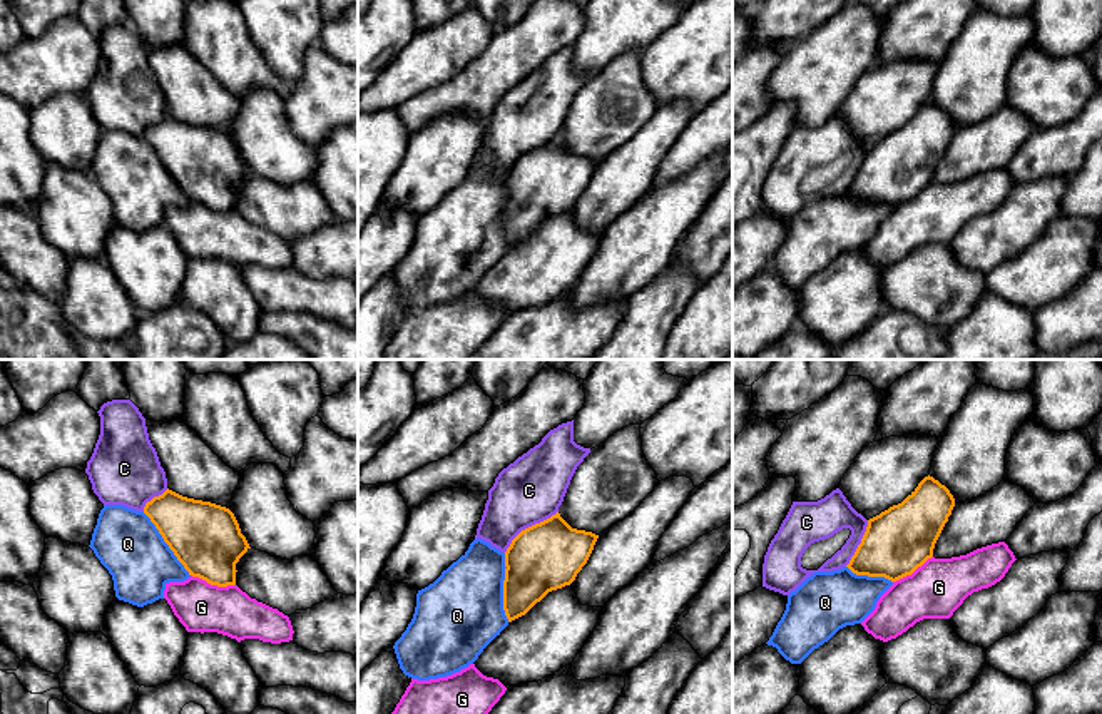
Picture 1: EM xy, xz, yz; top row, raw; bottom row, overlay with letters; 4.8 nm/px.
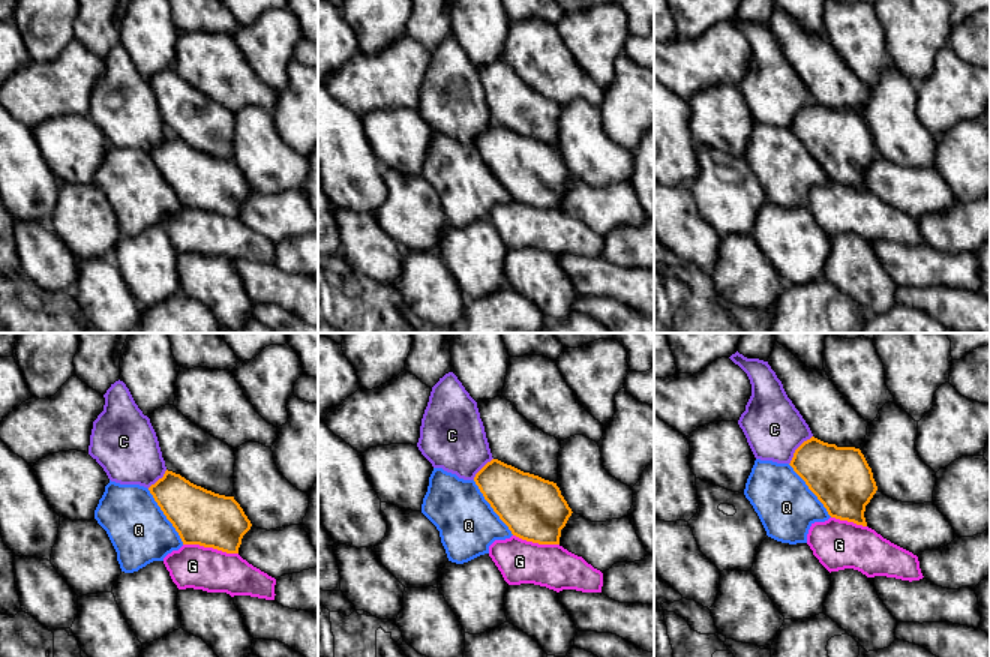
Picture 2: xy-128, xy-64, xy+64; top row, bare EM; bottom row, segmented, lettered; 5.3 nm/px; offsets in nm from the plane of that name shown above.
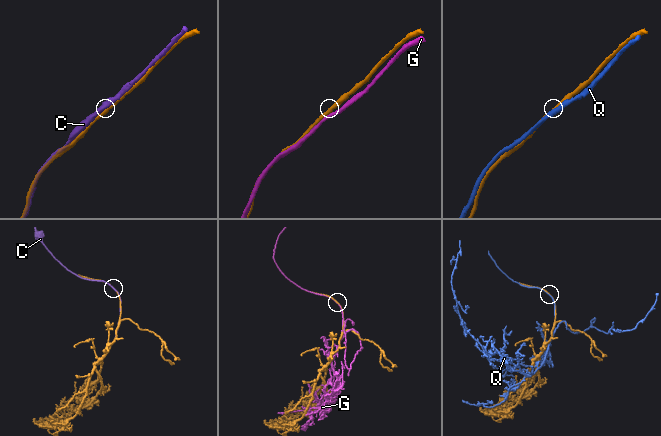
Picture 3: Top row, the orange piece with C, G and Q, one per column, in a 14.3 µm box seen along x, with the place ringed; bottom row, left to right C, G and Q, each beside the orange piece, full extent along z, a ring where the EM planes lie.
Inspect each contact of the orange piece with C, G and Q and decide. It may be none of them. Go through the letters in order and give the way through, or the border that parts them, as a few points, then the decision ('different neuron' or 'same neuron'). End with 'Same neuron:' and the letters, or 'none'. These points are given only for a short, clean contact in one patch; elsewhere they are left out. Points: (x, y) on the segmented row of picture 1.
C: different neuron
G: different neuron
Q: different neuron
Same neuron: none

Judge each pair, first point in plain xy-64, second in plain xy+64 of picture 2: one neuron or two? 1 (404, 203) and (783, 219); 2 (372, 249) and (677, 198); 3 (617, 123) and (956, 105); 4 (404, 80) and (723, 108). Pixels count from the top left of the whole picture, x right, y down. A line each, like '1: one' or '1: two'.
1: two
2: one
3: one
4: two

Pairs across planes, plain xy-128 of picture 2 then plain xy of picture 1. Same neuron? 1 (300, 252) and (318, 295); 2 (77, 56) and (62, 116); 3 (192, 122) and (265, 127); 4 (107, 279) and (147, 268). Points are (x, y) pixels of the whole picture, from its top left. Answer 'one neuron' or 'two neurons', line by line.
1: two neurons
2: two neurons
3: two neurons
4: two neurons

